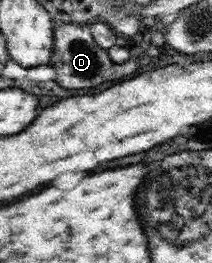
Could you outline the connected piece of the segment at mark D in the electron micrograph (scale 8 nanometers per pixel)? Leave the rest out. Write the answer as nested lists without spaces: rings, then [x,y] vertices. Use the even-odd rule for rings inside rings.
[[[55,22],[53,52],[49,64],[55,69],[55,81],[63,88],[95,88],[107,80],[125,80],[125,74],[135,74],[139,66],[146,64],[139,61],[139,57],[130,58],[127,63],[115,64],[108,55],[108,51],[101,48],[92,35],[90,24],[81,26],[74,22]]]

